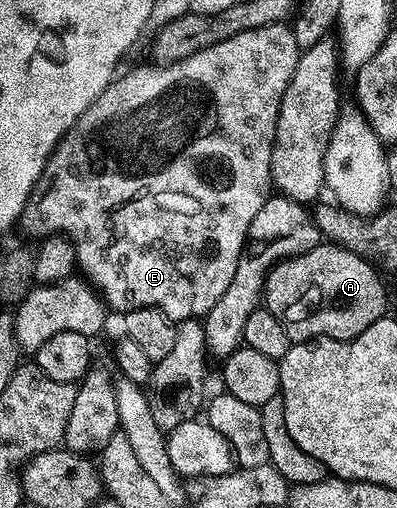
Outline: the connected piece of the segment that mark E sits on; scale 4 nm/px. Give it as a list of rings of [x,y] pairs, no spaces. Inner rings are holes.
[[[282,22],[243,30],[174,64],[148,66],[149,68],[141,68],[138,72],[129,72],[126,76],[118,75],[57,144],[56,151],[49,157],[49,162],[41,175],[41,181],[29,197],[29,205],[25,207],[23,217],[24,223],[42,228],[42,233],[45,234],[68,234],[77,247],[80,269],[83,272],[85,270],[84,275],[103,295],[110,309],[118,308],[121,314],[125,314],[131,308],[157,308],[174,322],[208,316],[215,302],[219,302],[219,298],[227,294],[227,286],[231,286],[231,278],[235,278],[235,266],[239,266],[241,251],[245,249],[247,230],[255,214],[259,214],[263,202],[271,195],[271,154],[279,106],[283,102],[283,94],[287,94],[287,86],[295,74],[295,66],[301,53],[302,49],[298,48],[295,42],[292,27]]]

